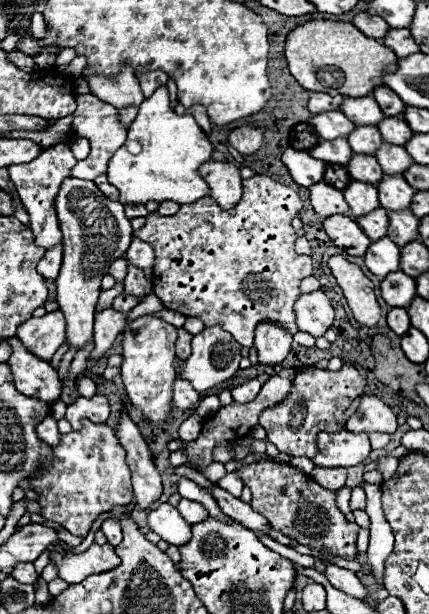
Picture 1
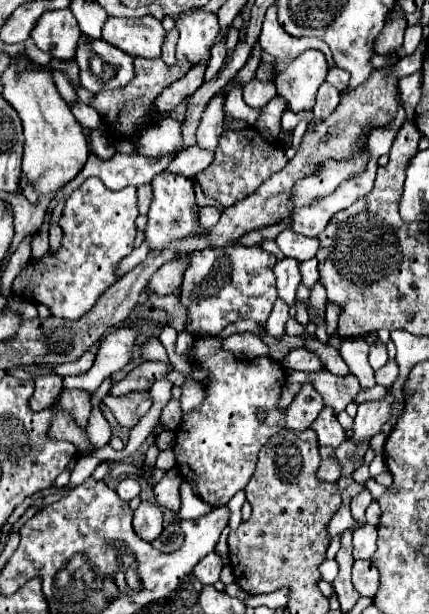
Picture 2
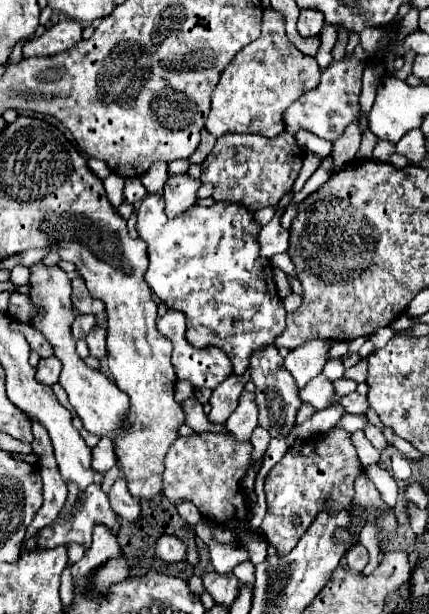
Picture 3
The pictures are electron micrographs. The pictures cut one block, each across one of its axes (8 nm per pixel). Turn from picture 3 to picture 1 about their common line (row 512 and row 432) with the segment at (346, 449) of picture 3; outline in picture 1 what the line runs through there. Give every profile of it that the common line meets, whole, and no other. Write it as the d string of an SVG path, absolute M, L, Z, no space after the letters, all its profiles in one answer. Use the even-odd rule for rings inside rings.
M306 366L292 380L292 384L294 388L284 402L260 414L260 426L266 430L266 440L272 442L280 452L288 456L312 458L312 454L318 450L316 434L320 430L344 430L344 412L358 396L364 394L366 380L354 366L342 366L336 372Z

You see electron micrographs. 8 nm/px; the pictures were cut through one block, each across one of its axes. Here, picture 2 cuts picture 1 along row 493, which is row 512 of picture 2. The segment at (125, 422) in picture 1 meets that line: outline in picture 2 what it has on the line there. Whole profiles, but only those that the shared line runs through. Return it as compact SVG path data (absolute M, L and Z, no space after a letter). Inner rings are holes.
M140 502L134 510L134 532L142 538L152 542L162 532L162 510L156 502Z

